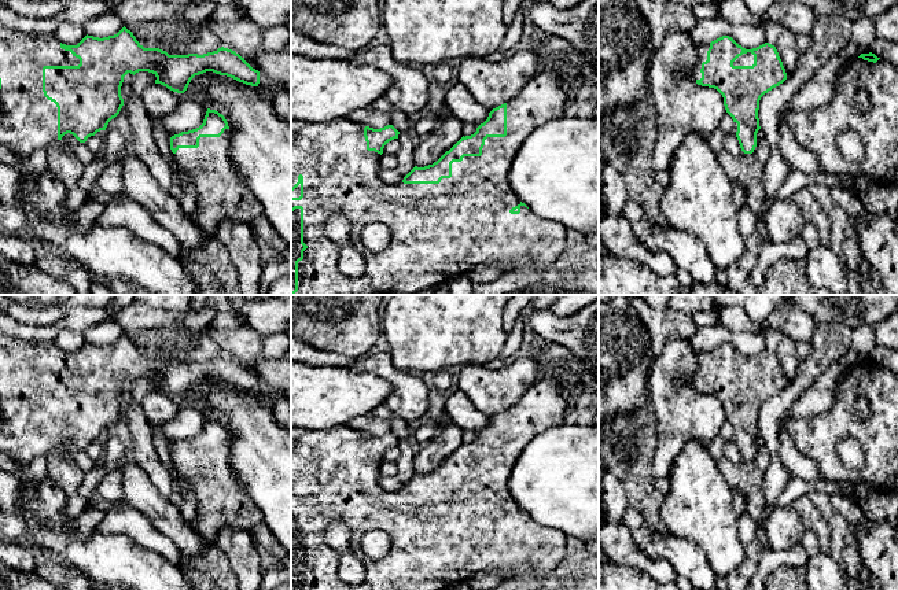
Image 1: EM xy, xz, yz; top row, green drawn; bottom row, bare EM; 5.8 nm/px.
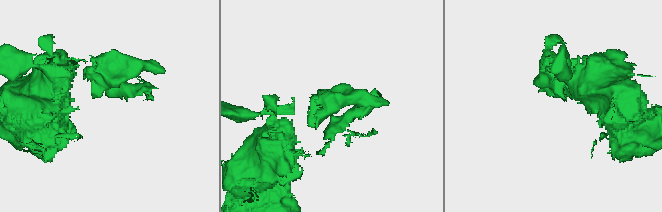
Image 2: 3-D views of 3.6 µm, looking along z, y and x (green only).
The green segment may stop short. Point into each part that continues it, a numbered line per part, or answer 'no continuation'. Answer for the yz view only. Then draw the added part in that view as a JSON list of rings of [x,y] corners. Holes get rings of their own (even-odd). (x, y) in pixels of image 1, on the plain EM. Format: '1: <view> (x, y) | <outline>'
1: yz (746, 367) | [[[751,359],[743,361],[733,369],[733,373],[752,373],[752,372],[754,372],[754,362]]]

